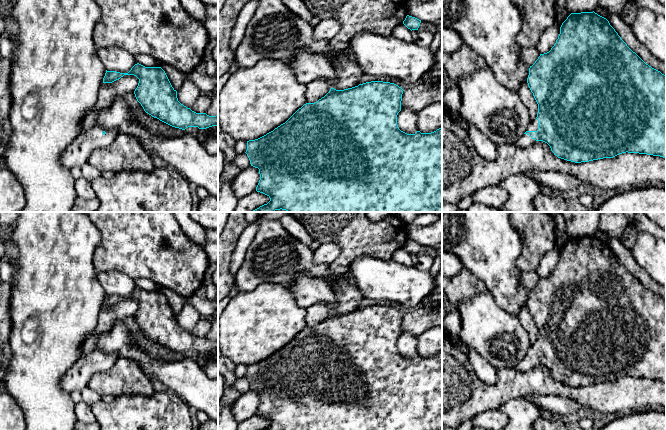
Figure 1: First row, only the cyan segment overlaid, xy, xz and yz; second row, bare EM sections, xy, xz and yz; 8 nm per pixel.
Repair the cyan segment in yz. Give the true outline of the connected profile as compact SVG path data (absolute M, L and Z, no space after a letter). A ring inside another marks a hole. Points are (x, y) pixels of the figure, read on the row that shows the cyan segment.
M594 11L571 13L567 17L560 27L560 34L551 50L540 54L535 63L530 66L527 83L538 104L538 113L526 128L526 132L513 143L515 146L526 148L537 141L543 141L550 146L551 151L558 158L575 163L613 158L626 152L660 156L666 159L666 76L646 64L627 46L609 21Z

